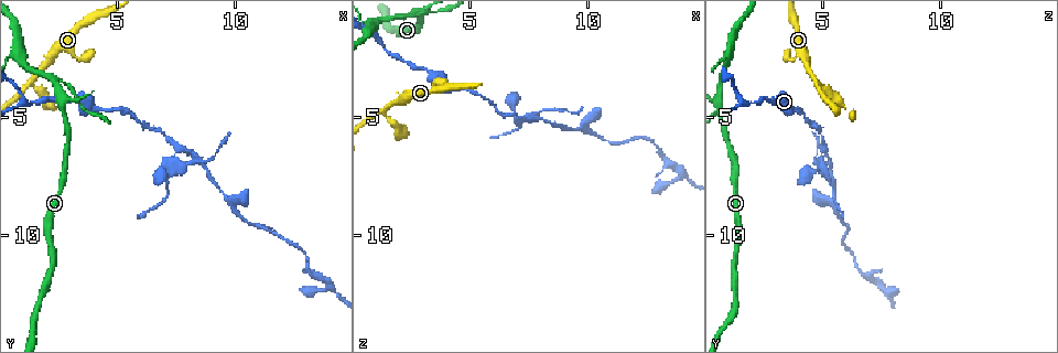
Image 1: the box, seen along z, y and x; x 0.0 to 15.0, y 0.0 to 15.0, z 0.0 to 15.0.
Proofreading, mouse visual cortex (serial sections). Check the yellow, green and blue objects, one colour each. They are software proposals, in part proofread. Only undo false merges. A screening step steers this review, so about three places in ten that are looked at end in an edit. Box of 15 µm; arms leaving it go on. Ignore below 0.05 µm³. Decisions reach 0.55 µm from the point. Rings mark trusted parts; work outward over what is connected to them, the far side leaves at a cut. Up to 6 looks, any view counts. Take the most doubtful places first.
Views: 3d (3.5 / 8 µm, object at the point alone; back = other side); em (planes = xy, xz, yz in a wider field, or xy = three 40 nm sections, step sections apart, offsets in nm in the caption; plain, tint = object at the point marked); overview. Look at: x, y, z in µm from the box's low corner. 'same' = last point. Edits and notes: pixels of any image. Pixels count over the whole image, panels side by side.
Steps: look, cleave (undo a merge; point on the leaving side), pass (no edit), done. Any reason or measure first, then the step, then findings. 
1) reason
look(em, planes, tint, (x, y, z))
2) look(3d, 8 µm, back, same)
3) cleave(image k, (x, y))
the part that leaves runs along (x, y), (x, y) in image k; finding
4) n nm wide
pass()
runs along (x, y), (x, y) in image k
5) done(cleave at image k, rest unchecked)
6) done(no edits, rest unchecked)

two arms at a narrow angle
look(3d, 3.5 µm, (7.5, 6.5, 5.1))

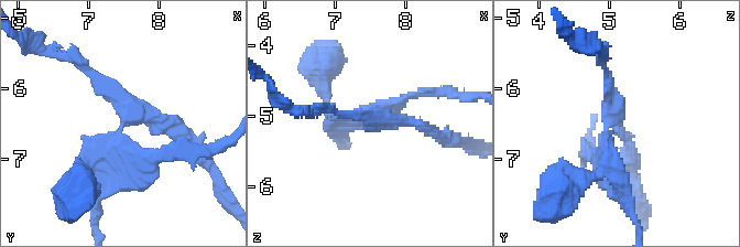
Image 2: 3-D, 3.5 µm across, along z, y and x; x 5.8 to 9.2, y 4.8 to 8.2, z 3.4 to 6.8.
need the tissue
look(em, xy, step 3, plain, (7.45, 6.55, 4.95))

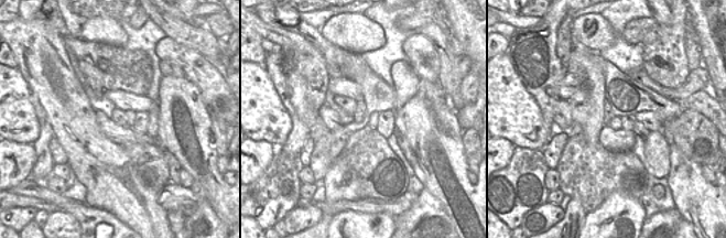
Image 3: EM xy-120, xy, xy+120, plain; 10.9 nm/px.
look(em, xy, step 3, tint, same)

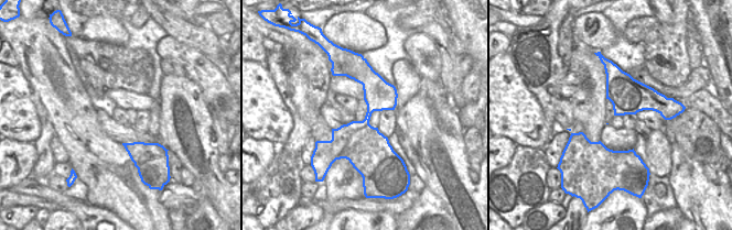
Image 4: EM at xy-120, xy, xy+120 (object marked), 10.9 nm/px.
cleave(image 2, (398, 104))
the part that leaves runs along (120, 130), (94, 225) in image 2; two cells meet here

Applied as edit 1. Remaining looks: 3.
a fork
look(3d, 3.5 µm, (1.2, 3.5, 4.7))

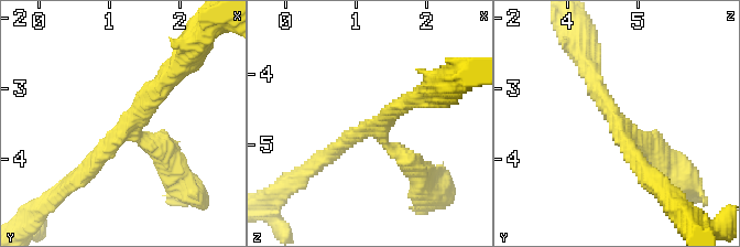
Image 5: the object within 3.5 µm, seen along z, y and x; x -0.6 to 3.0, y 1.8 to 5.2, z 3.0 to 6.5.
pass()
continuous, no second cell

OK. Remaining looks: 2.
done(cleave at image 2, rest unchecked)

